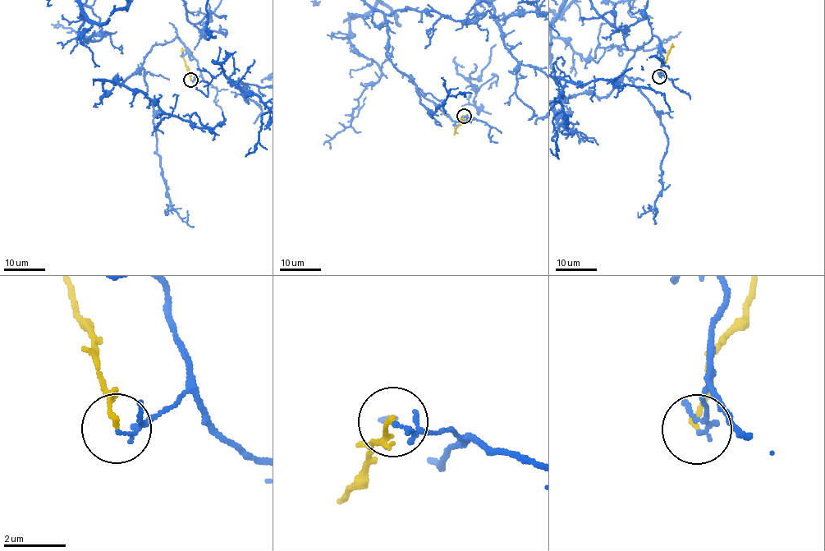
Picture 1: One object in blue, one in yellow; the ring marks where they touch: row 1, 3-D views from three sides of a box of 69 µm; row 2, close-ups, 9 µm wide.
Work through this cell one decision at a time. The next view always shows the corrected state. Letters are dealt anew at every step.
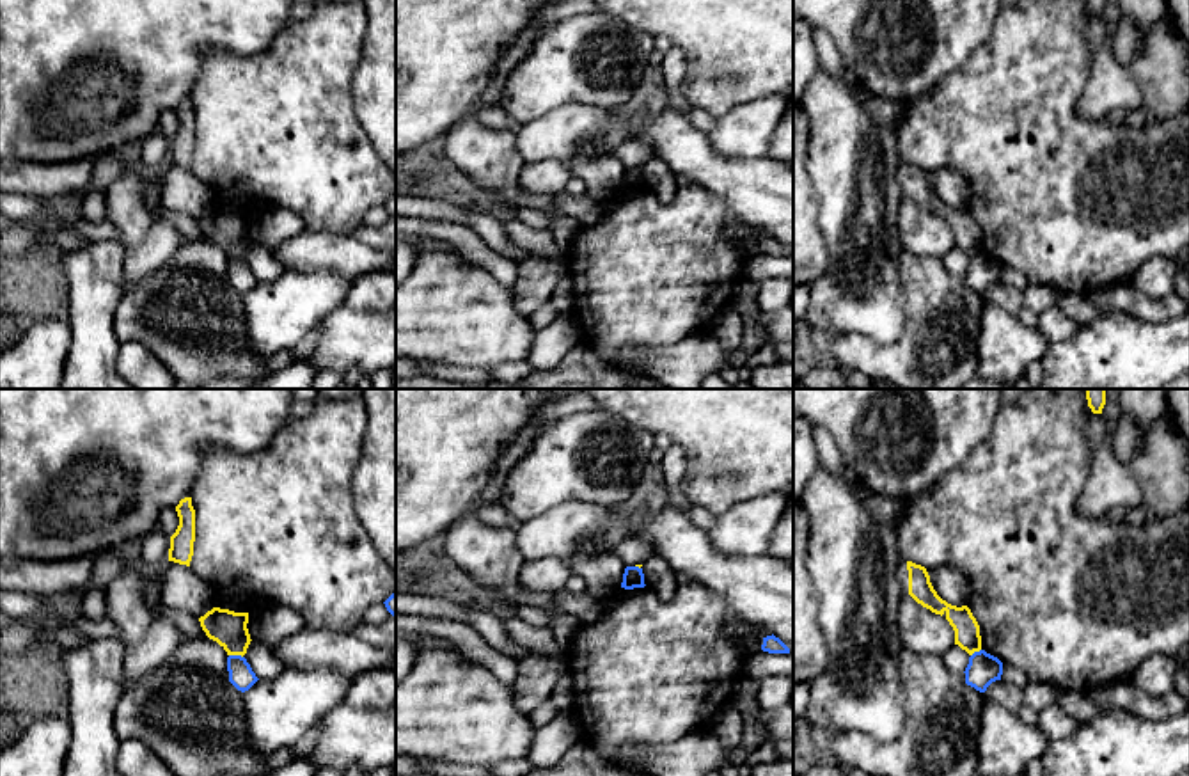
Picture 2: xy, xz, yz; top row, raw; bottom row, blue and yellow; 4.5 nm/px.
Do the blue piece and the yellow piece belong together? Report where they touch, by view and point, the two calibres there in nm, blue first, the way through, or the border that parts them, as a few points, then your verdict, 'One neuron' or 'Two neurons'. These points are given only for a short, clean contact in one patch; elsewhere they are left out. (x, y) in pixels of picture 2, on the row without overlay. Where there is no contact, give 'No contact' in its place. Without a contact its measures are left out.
Touches blue at xy (236, 258). Thickness 110 nm (blue) against 160 nm. Boundary: xy (229, 256), (242, 260). Two neurons

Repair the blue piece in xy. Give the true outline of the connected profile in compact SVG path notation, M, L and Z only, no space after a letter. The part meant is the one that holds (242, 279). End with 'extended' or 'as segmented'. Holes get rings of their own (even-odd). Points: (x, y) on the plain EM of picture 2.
M241 257L227 259L229 284L241 295L248 293L259 281Z; as segmented

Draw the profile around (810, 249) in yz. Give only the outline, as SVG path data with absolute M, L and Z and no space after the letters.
M793 105L793 286L813 286L825 272L829 252L818 227L820 197L807 170L809 119Z

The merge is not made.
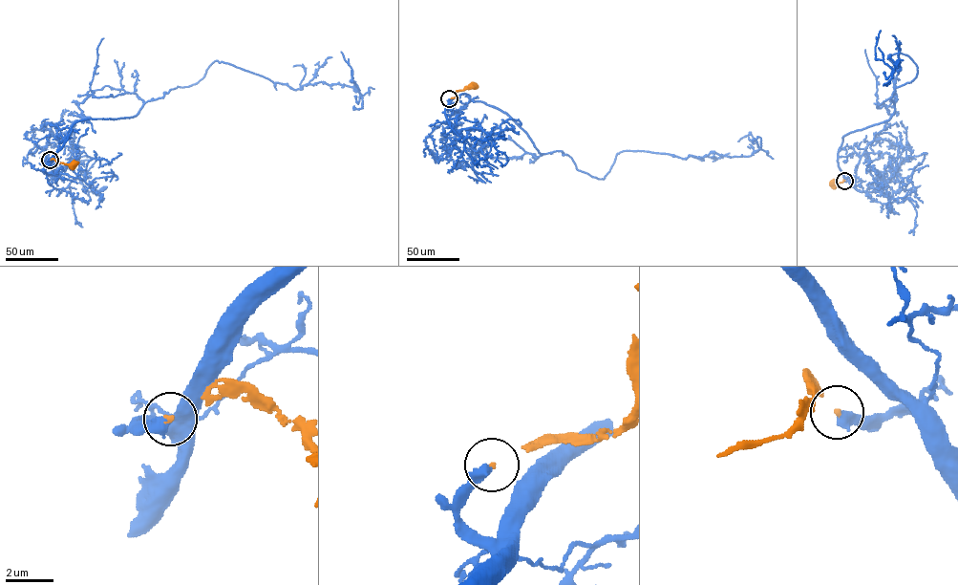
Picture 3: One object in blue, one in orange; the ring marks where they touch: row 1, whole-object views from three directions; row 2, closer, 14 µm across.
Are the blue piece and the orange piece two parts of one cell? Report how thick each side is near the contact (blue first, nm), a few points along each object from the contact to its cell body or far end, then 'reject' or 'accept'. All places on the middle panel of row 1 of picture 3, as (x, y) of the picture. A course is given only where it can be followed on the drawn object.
calibres 440 and 110 nm; course blue (450, 98), (500, 109), (541, 154), (561, 151), (599, 179), (624, 151), (759, 148), (750, 132), (737, 141); course orange (450, 98), (455, 97), (457, 91), (474, 85); accept

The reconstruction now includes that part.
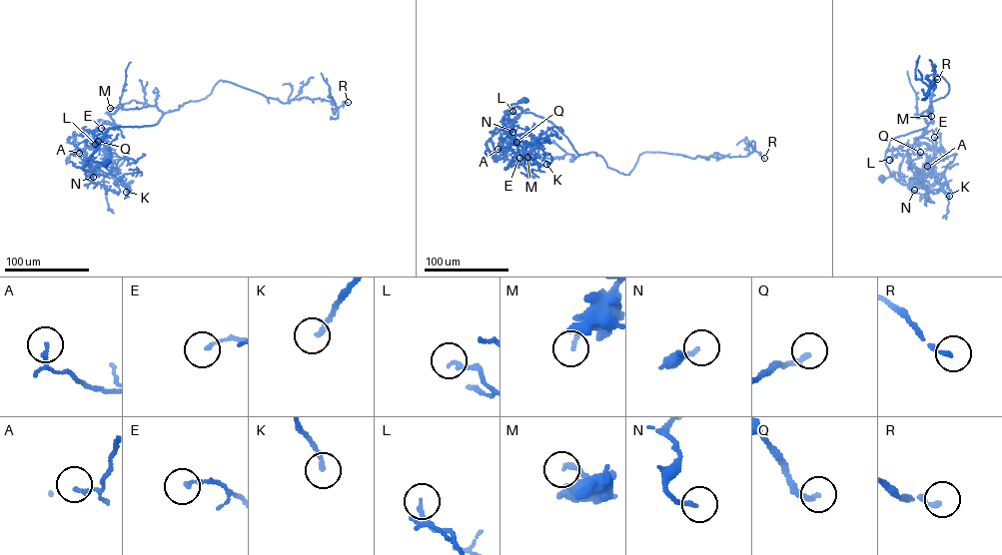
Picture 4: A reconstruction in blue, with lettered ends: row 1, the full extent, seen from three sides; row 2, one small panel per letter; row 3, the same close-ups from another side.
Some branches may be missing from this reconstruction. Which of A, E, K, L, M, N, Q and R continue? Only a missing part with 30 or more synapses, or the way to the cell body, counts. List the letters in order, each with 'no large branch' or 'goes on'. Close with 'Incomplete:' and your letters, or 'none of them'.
A: no large branch
E: no large branch
K: no large branch
L: no large branch
M: no large branch
N: no large branch
Q: goes on
R: no large branch
Incomplete: Q

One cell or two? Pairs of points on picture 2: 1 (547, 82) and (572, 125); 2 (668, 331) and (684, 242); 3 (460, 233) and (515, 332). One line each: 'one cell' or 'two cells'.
1: two cells
2: one cell
3: two cells

